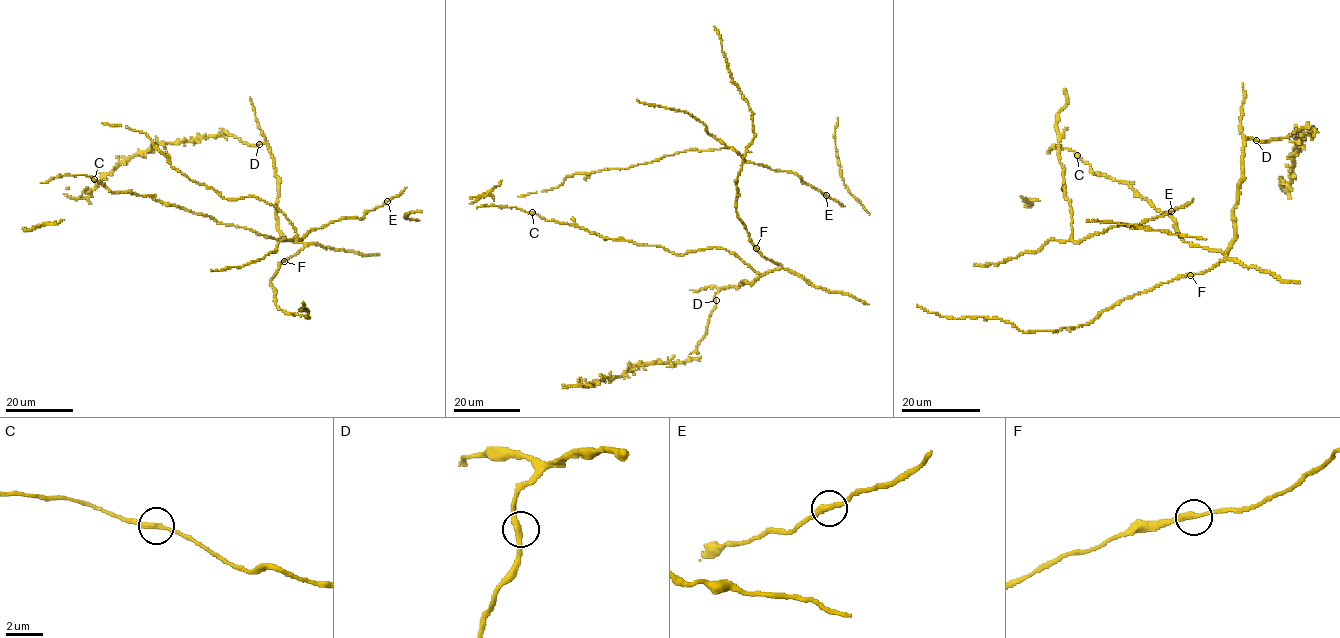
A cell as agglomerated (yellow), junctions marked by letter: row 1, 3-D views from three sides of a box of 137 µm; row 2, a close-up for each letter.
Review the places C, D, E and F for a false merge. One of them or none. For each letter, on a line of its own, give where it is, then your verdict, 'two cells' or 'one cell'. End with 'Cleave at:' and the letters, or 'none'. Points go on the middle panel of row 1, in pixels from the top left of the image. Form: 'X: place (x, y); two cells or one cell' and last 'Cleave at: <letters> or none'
C: place (532, 212); two cells
D: place (716, 300); one cell
E: place (826, 195); one cell
F: place (756, 248); one cell
Cleave at: C

